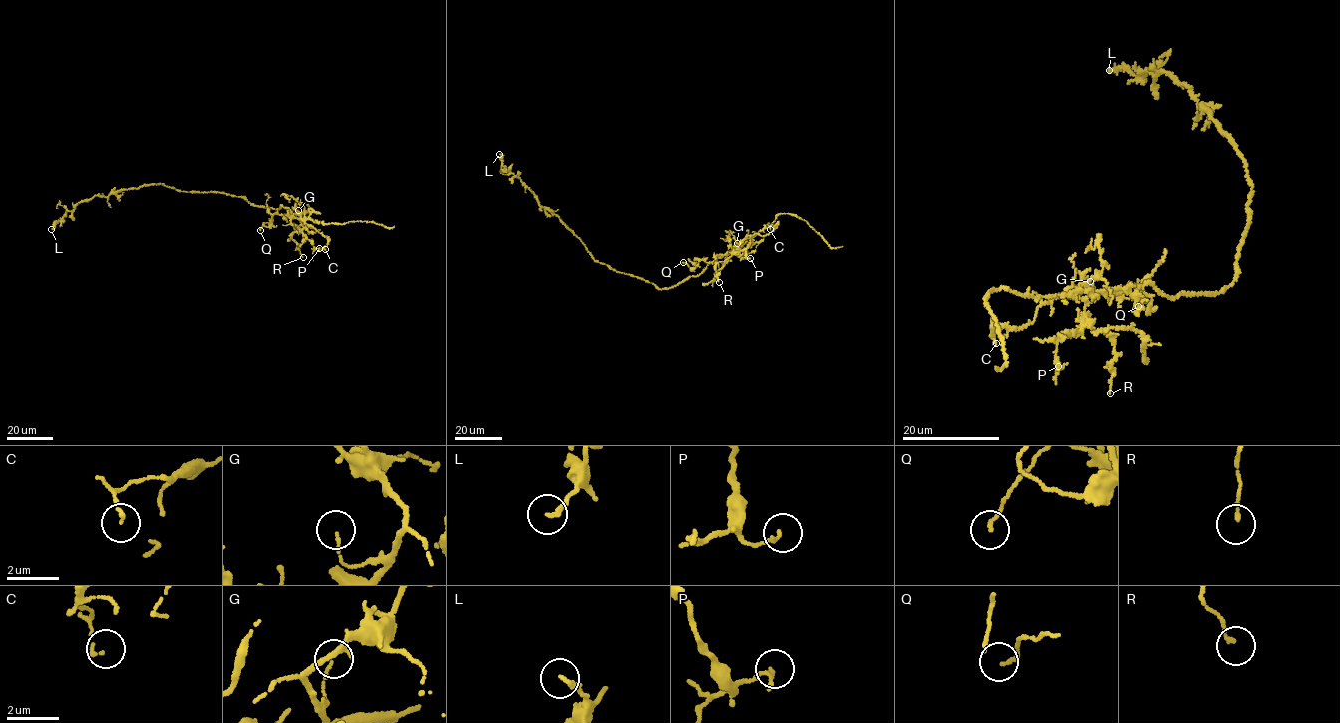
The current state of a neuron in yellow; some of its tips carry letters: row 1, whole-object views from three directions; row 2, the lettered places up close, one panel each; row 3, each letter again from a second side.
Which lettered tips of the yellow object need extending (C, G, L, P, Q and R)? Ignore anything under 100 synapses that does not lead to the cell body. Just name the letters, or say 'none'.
none

